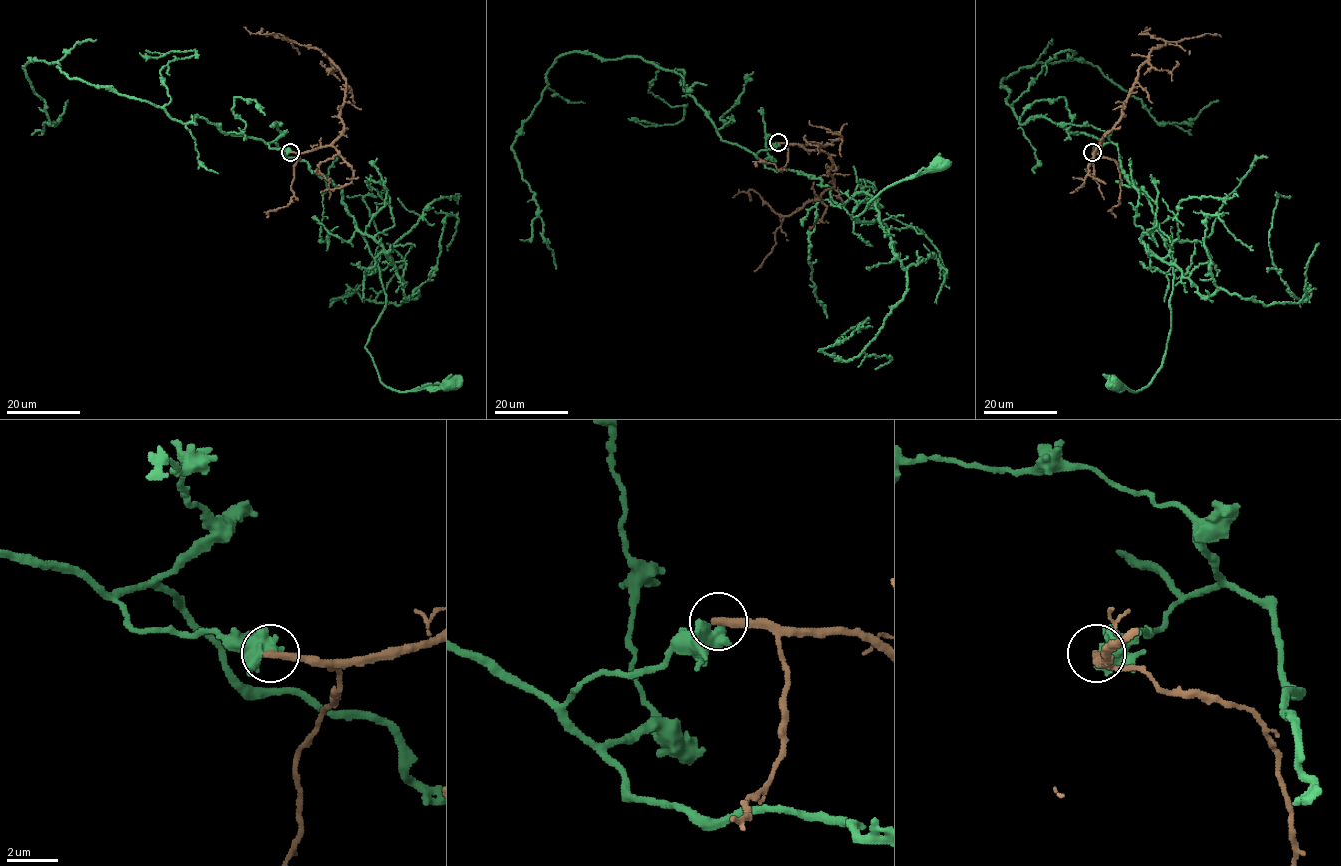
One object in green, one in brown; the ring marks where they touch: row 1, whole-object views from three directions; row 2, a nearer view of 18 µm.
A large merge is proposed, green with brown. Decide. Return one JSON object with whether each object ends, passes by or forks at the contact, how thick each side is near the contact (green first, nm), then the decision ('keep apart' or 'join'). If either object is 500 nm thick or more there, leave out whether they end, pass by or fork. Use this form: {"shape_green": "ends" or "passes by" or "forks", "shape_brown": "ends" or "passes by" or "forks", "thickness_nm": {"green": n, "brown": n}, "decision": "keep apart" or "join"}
{"thickness_nm": {"green": 650, "brown": 340}, "decision": "keep apart"}

